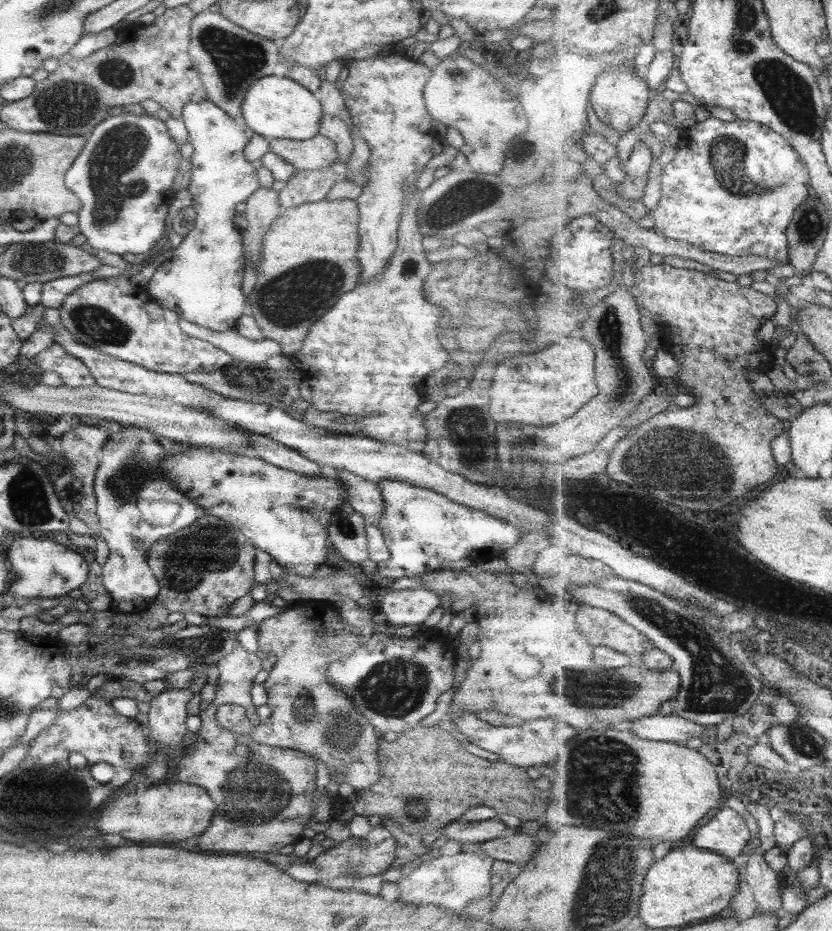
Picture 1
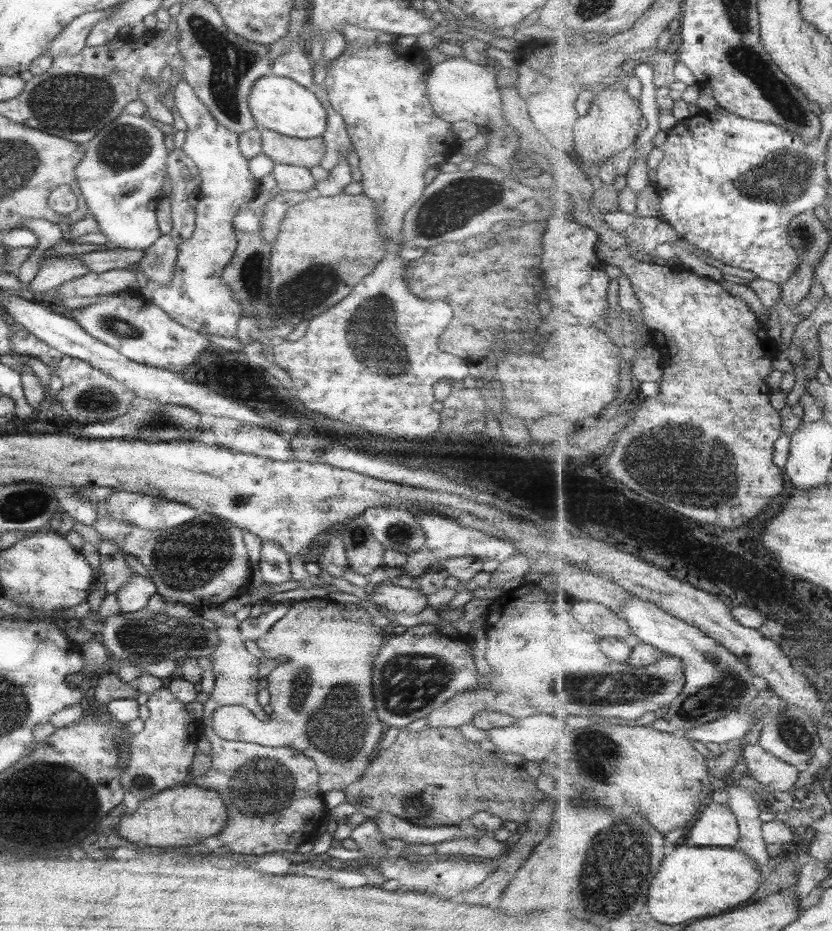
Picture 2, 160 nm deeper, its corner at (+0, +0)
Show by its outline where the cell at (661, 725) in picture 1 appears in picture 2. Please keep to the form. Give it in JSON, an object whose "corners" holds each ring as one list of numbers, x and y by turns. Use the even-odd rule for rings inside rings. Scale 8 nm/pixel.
{"corners":[[745,709,735,710,729,716,725,716,714,722,689,729,689,731,675,731,675,735,687,738,691,742,717,743,724,746,723,742,742,739,753,728,753,716]]}

